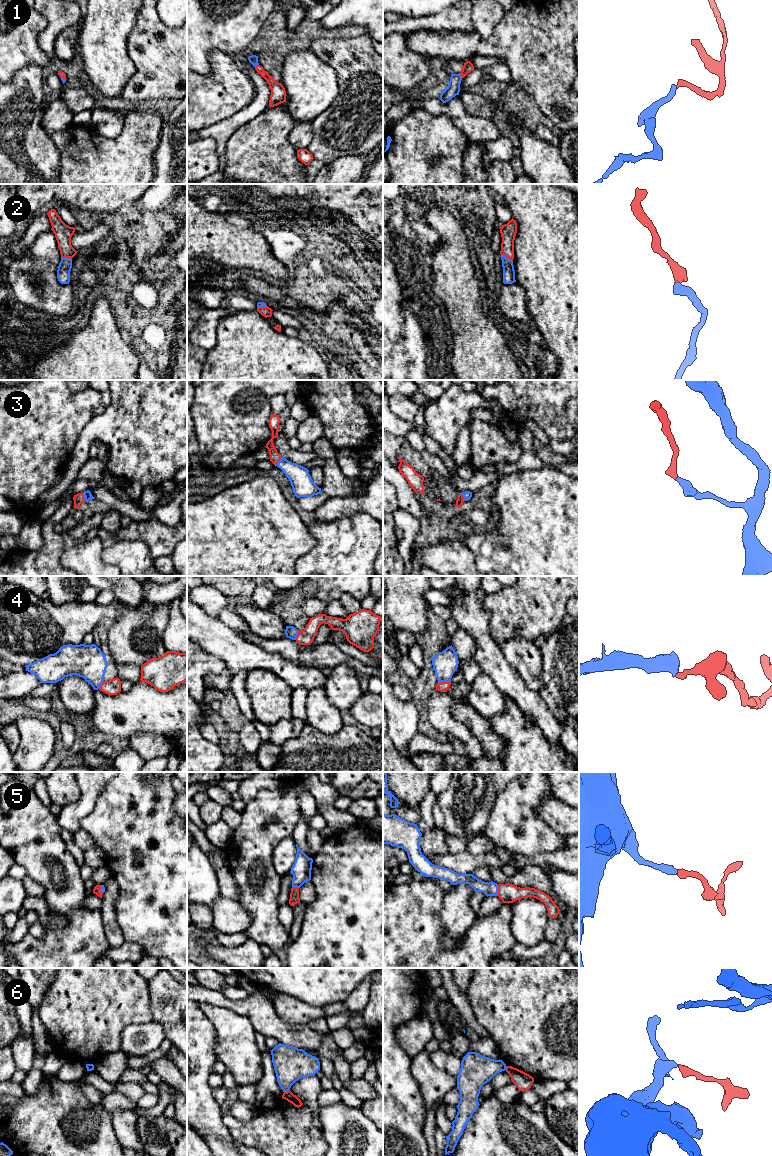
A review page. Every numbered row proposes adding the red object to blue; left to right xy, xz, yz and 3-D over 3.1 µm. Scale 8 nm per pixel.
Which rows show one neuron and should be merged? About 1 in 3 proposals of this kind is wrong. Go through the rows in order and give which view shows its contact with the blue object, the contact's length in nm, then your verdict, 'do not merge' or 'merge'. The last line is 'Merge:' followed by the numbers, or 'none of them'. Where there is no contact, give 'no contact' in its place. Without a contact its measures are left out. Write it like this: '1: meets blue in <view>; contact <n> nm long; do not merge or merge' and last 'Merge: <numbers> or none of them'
1: meets blue in xz; contact 40 nm long; merge
2: meets blue in yz; contact 110 nm long; merge
3: meets blue in xz; contact 90 nm long; merge
4: meets blue in yz; contact 110 nm long; merge
5: meets blue in yz; contact 90 nm long; merge
6: meets blue in xz; contact 50 nm long; do not merge
Merge: 1, 2, 3, 4, 5

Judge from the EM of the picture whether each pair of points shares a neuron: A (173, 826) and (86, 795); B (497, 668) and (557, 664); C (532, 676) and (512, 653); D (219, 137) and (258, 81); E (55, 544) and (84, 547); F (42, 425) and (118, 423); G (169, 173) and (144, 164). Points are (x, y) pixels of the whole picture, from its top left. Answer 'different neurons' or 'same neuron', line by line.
A: different neurons
B: different neurons
C: same neuron
D: same neuron
E: different neurons
F: different neurons
G: different neurons

